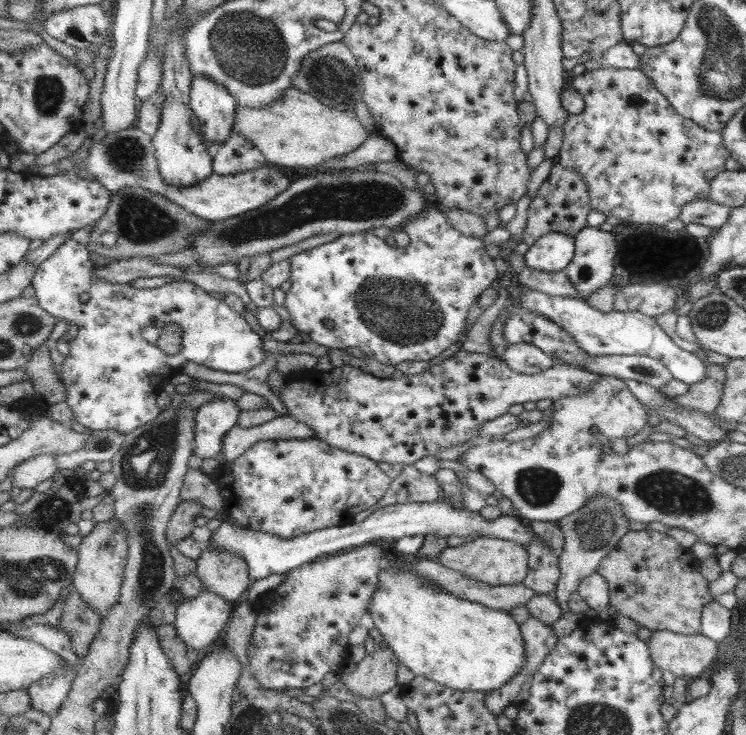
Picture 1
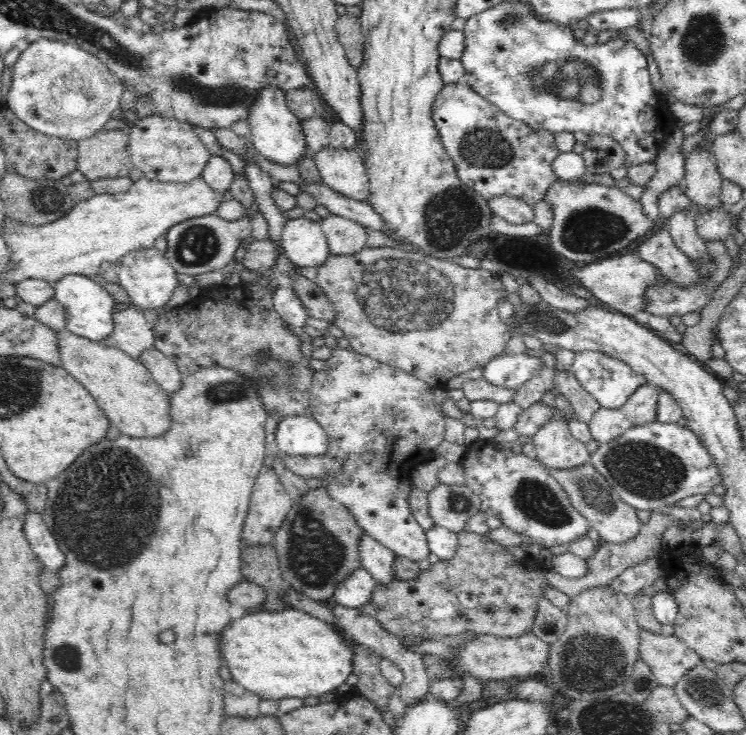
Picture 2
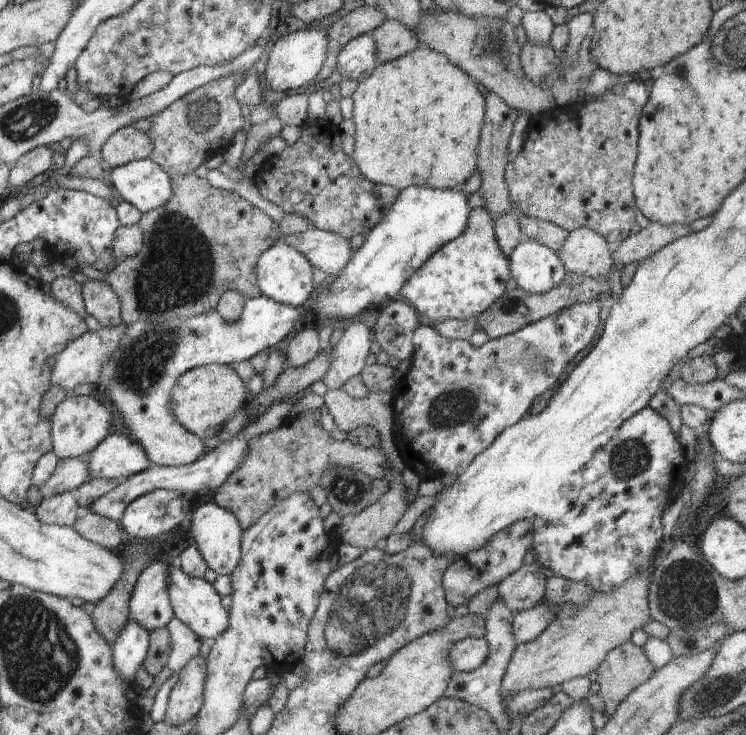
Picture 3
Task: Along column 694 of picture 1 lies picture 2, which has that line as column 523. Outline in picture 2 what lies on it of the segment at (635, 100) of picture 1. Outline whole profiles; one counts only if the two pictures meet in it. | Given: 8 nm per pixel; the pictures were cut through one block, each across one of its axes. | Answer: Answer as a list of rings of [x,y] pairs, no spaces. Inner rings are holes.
[[[464,82],[446,84],[442,88],[442,92],[438,94],[438,98],[434,102],[434,122],[438,126],[444,146],[448,150],[448,156],[456,164],[458,178],[466,186],[476,190],[478,196],[486,198],[486,202],[490,202],[490,198],[498,198],[498,196],[506,194],[506,196],[520,198],[522,202],[526,202],[534,208],[540,200],[546,198],[550,186],[554,186],[554,182],[558,182],[558,176],[552,166],[554,160],[562,154],[554,142],[556,134],[552,134],[548,130],[532,130],[526,122],[510,118],[496,104],[488,102],[484,96],[474,92]]]

